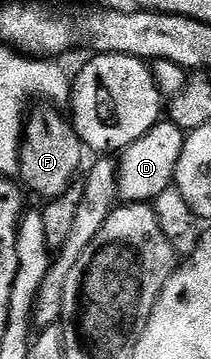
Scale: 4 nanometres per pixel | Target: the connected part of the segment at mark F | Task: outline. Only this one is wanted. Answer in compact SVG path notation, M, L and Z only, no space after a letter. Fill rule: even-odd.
M34 106L29 108L24 119L22 151L18 154L18 175L21 186L27 192L35 191L42 201L49 201L60 197L60 193L64 193L64 189L68 189L79 178L83 170L84 148L80 137L74 132L71 120L63 112L62 116L57 106Z

